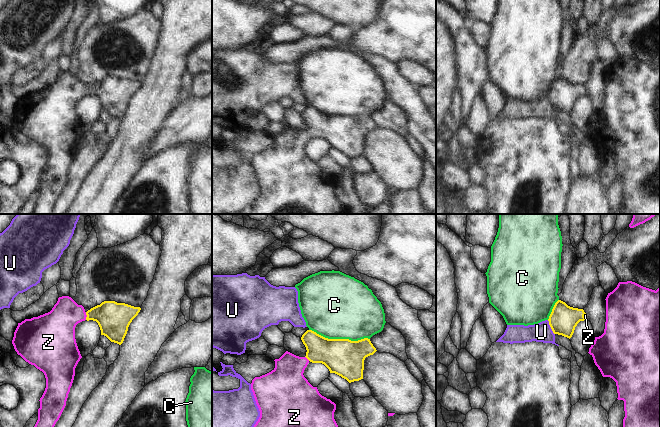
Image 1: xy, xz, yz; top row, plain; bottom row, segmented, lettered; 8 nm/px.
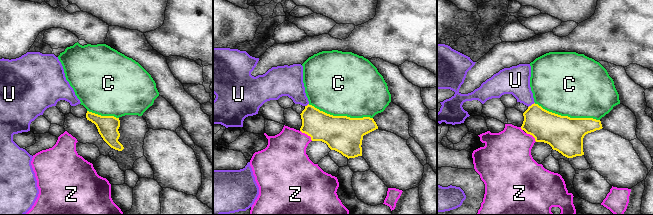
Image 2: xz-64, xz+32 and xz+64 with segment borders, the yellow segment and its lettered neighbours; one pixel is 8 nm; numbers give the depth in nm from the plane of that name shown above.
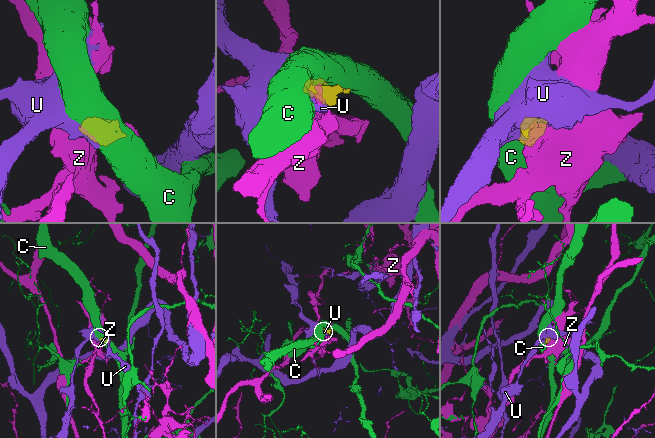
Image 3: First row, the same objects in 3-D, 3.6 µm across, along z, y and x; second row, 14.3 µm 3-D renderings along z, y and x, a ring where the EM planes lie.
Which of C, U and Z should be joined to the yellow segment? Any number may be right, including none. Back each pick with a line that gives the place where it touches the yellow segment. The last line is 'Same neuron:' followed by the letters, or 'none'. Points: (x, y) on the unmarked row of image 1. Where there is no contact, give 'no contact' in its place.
Z: contact xy (87, 92)
Same neuron: Z

